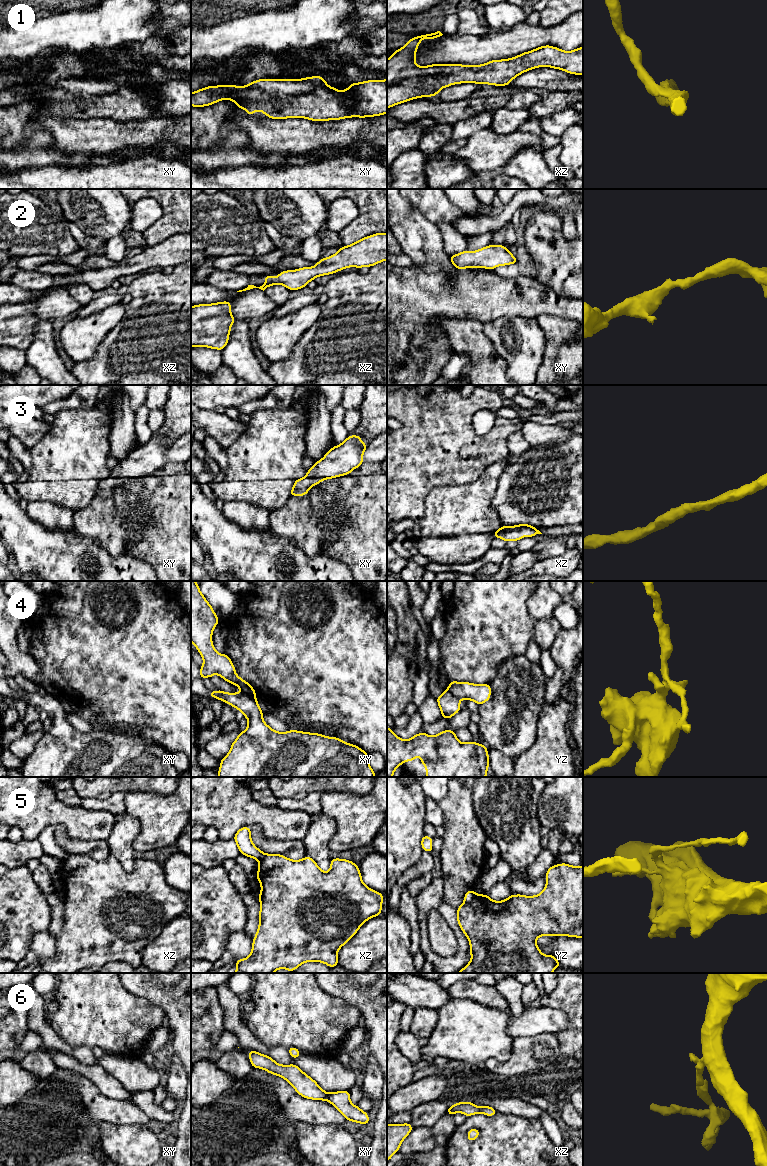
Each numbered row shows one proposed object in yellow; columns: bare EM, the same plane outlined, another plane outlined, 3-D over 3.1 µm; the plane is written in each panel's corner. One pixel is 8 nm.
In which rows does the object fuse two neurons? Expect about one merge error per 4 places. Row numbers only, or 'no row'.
4, 5

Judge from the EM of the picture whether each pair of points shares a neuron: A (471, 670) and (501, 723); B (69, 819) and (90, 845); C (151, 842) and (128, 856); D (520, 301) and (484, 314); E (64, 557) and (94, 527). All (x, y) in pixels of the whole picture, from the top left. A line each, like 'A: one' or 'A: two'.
A: two
B: two
C: two
D: one
E: two

